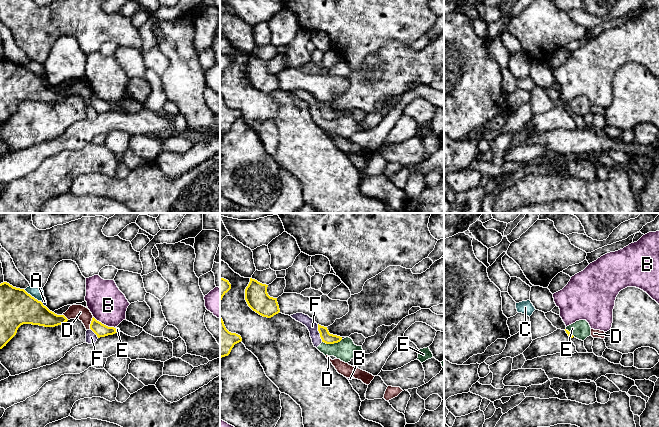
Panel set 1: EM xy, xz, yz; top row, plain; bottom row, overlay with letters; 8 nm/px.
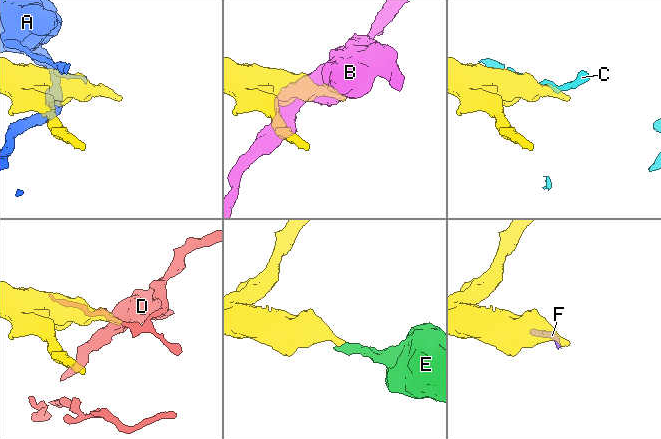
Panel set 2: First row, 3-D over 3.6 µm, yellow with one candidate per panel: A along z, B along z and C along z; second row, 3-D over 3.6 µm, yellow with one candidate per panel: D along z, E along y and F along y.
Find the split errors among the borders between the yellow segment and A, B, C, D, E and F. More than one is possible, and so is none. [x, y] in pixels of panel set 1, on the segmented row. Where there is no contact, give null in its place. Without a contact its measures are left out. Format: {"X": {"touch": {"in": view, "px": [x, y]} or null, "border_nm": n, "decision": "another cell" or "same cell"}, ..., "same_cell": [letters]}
{"A": {"touch": {"in": "xy", "px": [42, 304]}, "border_nm": 50, "decision": "another cell"}, "B": {"touch": {"in": "xy", "px": [103, 324]}, "border_nm": 200, "decision": "another cell"}, "C": {"touch": {"in": "xy", "px": [31, 296]}, "border_nm": 190, "decision": "another cell"}, "D": {"touch": {"in": "xy", "px": [91, 323]}, "border_nm": 100, "decision": "another cell"}, "E": {"touch": {"in": "xz", "px": [332, 343]}, "border_nm": 170, "decision": "another cell"}, "F": {"touch": {"in": "xz", "px": [319, 332]}, "border_nm": 150, "decision": "another cell"}, "same_cell": []}

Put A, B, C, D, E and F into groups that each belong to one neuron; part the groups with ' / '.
A / B / C / D / E F

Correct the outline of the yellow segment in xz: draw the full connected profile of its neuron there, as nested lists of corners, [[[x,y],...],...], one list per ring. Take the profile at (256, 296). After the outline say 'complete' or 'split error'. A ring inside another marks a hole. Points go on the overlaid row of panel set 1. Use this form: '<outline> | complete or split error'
[[[250,278],[245,289],[245,300],[248,306],[259,315],[271,318],[280,312],[277,298],[270,297],[267,293],[268,285]]] | complete

